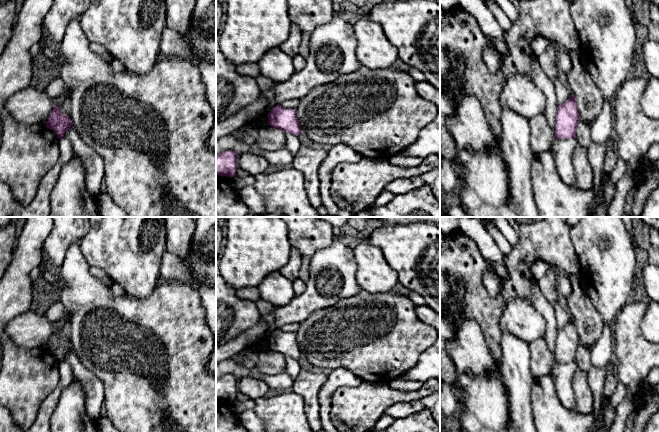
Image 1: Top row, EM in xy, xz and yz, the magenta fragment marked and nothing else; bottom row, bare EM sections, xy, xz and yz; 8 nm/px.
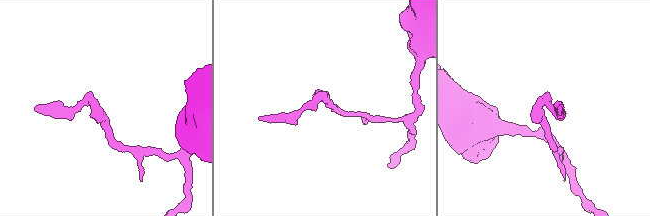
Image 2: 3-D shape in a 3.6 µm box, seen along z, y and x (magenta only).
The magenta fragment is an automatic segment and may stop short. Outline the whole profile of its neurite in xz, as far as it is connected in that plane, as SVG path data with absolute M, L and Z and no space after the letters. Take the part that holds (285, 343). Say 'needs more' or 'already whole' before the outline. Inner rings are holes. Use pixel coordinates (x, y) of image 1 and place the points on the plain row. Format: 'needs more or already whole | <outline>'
already whole | M277 328L271 333L267 341L269 350L296 360L302 357L295 333L285 333Z

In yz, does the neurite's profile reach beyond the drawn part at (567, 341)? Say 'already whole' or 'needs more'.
already whole

